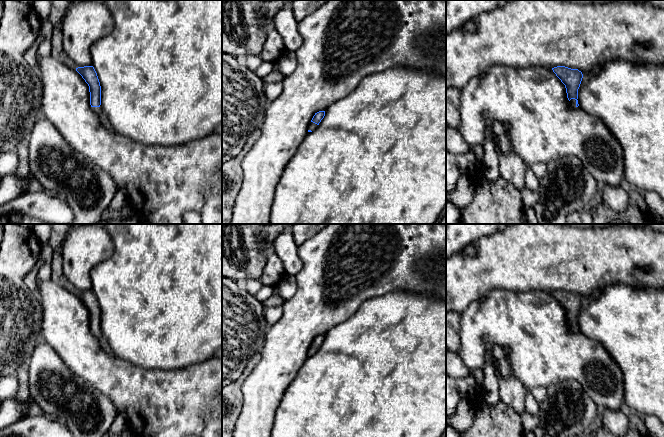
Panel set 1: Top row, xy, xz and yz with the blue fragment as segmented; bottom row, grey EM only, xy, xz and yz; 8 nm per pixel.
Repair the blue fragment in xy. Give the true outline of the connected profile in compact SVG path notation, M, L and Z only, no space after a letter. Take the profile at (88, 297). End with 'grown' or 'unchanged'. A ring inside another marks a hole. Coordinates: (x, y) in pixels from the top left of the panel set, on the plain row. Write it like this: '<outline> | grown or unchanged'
M49 224L51 227L51 235L48 243L53 248L53 261L51 263L54 282L64 287L71 293L75 293L85 304L89 310L90 329L95 337L100 341L101 346L107 353L112 353L110 346L103 337L101 329L101 310L97 297L93 290L77 290L63 274L63 258L59 252L63 240L71 230L72 224Z | grown

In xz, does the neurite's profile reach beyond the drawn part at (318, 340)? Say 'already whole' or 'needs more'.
needs more

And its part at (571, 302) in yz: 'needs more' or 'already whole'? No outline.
needs more

